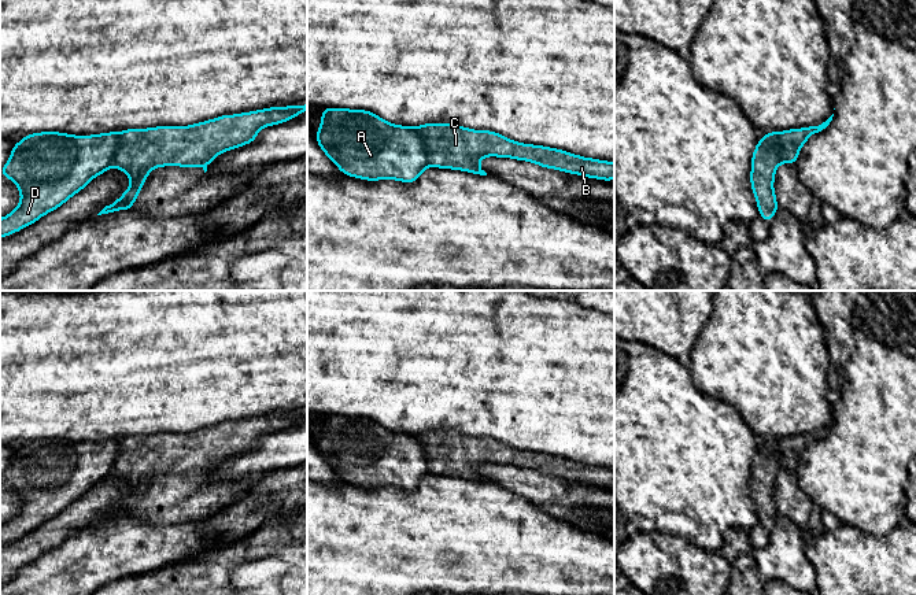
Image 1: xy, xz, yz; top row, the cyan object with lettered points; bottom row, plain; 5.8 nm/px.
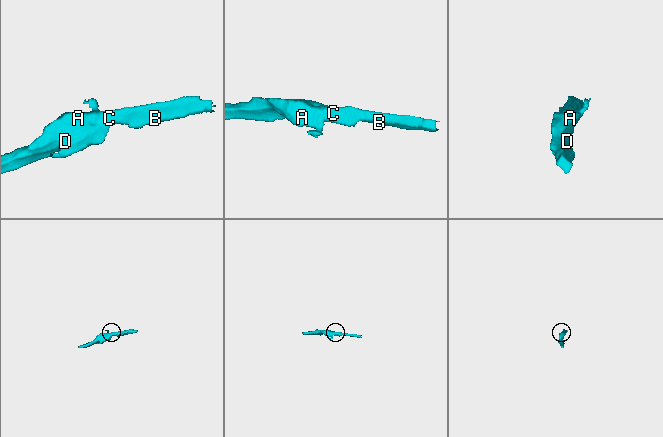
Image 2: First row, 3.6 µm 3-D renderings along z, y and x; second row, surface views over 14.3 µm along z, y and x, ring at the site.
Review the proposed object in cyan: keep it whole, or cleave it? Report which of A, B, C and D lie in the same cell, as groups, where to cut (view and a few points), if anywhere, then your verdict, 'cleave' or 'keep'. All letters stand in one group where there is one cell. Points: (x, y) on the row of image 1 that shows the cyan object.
A D / B C | xz (414, 128), (427, 154), (428, 165) | cleave

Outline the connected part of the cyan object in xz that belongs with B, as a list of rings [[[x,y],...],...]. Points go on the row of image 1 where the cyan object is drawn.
[[[424,123],[415,129],[428,154],[428,166],[432,167],[487,175],[479,162],[481,158],[496,156],[528,160],[544,169],[588,178],[614,180],[614,162],[517,143],[492,130],[473,130],[455,123]]]

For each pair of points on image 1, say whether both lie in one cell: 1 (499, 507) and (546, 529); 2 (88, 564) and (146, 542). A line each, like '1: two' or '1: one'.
1: one
2: one

